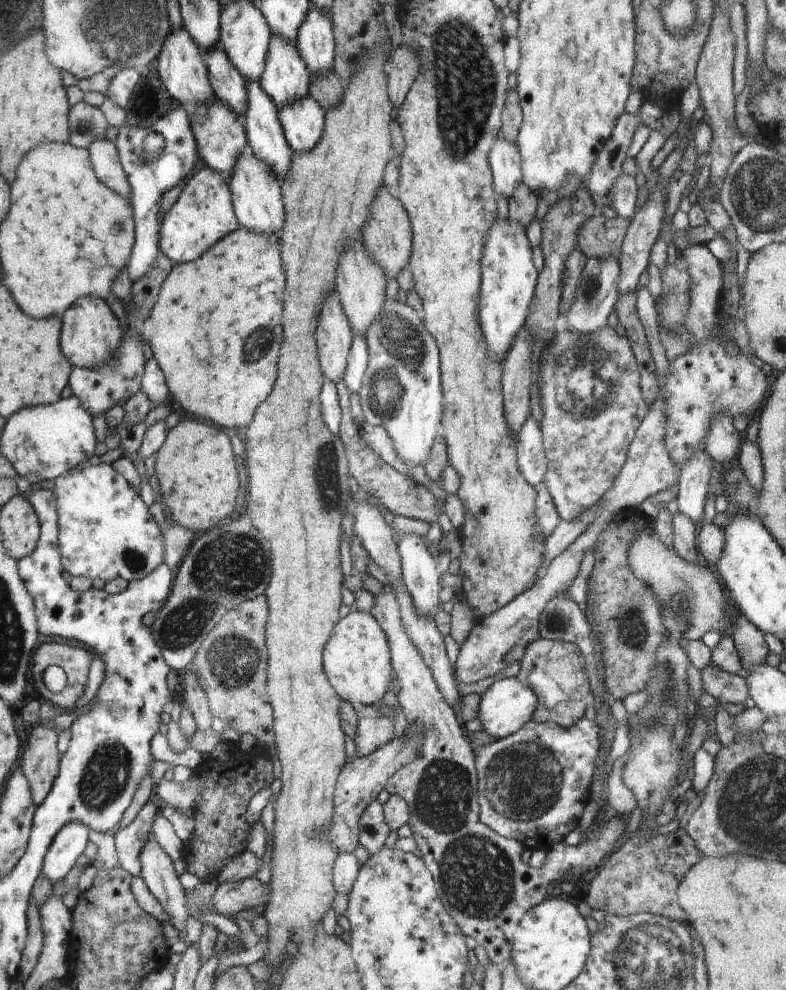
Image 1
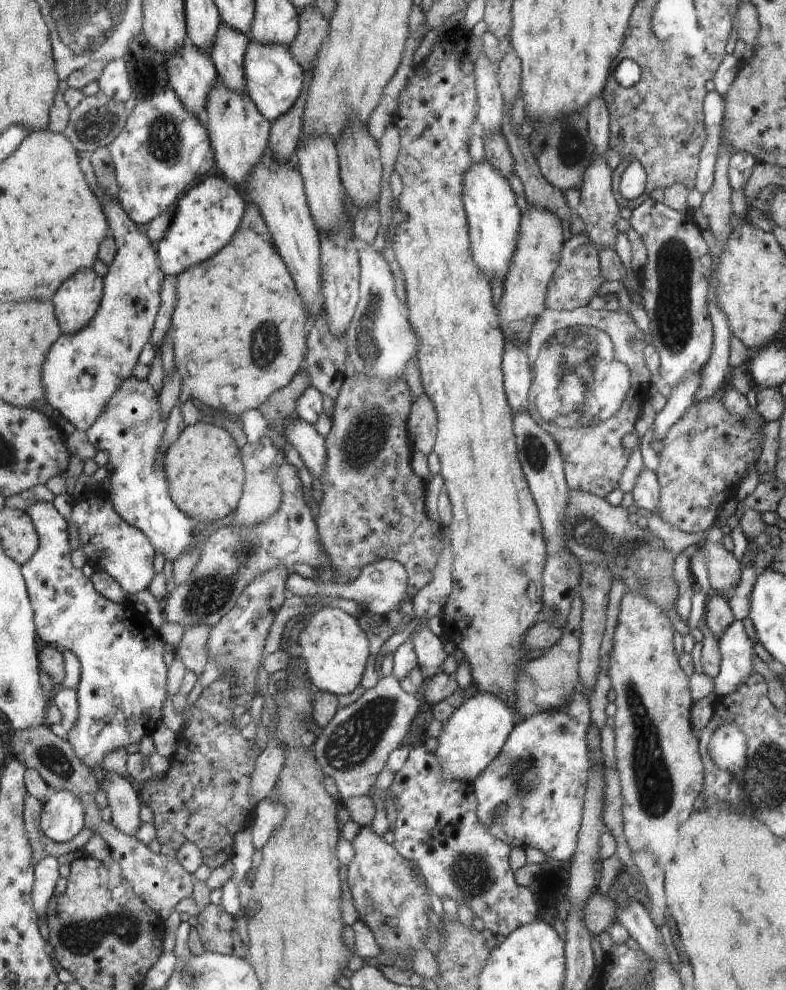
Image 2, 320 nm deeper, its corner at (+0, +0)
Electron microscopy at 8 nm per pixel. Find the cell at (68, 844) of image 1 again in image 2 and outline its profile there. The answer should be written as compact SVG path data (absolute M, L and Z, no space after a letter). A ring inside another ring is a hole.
M56 791L44 802L40 828L50 841L66 844L84 828L86 807L78 796L68 791Z

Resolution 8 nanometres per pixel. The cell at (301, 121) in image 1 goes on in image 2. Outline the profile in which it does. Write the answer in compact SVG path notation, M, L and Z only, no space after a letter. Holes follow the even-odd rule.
M250 39L247 57L244 58L244 72L247 79L247 94L272 124L276 122L276 118L282 118L284 114L288 114L288 110L292 109L304 90L306 72L286 46L258 44Z

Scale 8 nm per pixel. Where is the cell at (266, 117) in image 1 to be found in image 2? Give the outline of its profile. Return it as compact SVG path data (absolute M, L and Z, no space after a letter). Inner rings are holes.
M222 23L216 34L216 42L212 44L210 58L219 71L222 83L230 90L247 92L244 58L247 57L249 40L247 35Z

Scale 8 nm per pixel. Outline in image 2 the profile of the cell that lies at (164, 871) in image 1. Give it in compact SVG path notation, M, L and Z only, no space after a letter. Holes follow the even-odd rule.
M113 771L100 782L99 788L104 790L108 798L108 806L112 812L110 821L117 830L128 836L136 836L138 828L144 824L140 818L140 796L132 787L129 779Z

